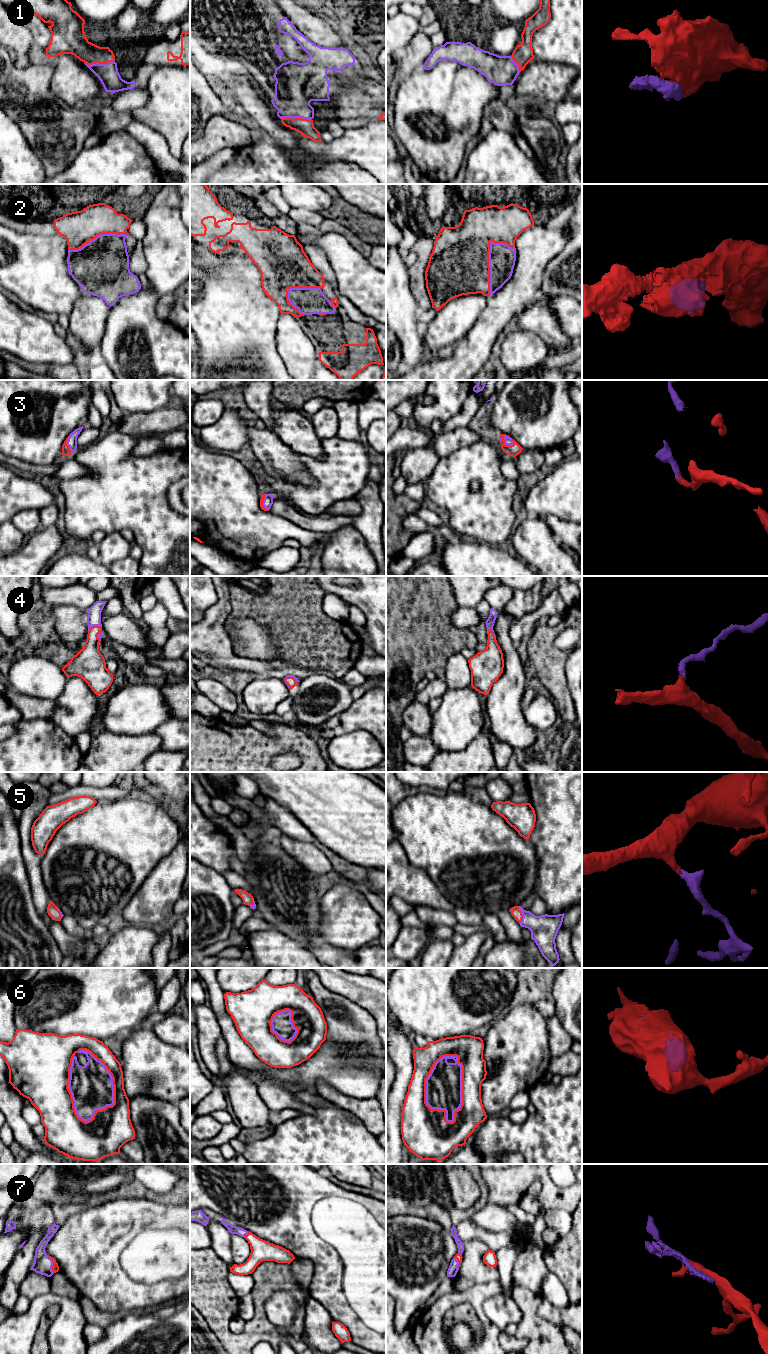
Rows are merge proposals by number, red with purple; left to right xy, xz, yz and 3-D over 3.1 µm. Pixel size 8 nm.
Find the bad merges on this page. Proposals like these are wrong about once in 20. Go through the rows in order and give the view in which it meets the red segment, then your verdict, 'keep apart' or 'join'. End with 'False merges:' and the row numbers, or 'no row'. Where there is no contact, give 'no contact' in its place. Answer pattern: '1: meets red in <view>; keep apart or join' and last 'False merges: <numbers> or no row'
1: meets red in xy; join
2: meets red in yz; join
3: meets red in yz; join
4: meets red in xy; join
5: meets red in yz; join
6: meets red in xy; join
7: meets red in xy; join
False merges: no row

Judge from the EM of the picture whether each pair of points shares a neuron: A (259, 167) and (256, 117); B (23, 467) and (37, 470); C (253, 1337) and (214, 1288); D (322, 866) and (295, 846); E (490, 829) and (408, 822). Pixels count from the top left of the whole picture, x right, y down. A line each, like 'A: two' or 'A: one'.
A: two
B: one
C: one
D: one
E: one

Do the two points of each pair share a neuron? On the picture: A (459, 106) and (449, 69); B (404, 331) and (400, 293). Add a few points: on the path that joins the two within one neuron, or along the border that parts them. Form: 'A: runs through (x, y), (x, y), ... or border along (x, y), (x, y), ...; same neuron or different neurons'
A: runs through (455, 97), (455, 88), (449, 78); same neuron
B: runs through (402, 322), (400, 302); same neuron

